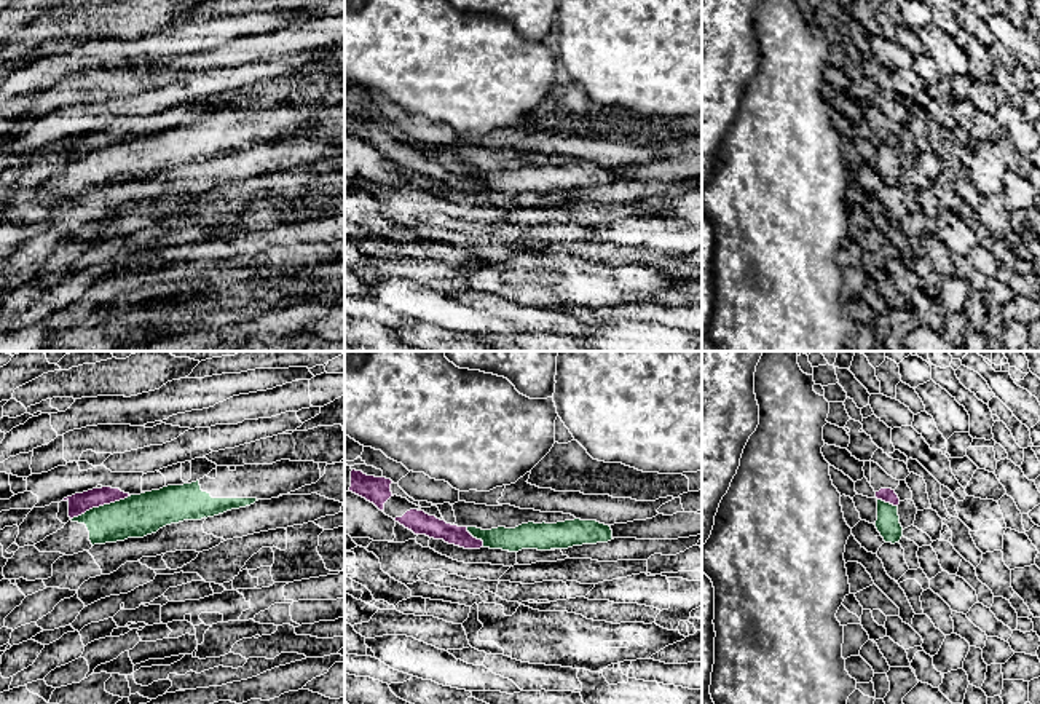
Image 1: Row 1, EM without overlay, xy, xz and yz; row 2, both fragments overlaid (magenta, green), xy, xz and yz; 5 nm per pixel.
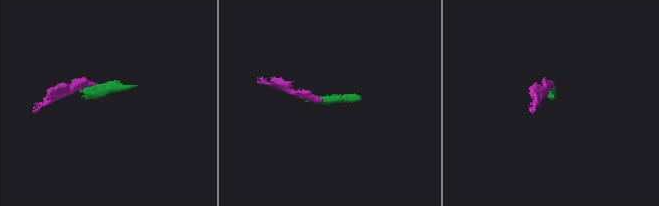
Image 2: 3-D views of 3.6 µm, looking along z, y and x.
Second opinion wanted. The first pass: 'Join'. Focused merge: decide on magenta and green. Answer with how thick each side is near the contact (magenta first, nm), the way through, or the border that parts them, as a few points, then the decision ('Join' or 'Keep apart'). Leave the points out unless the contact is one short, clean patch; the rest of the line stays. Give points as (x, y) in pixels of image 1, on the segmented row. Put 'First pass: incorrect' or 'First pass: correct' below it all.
Thickness 110 nm (magenta) against 220 nm. Boundary: xy (131, 495), (93, 506), (72, 519). Keep apart
First pass: incorrect

